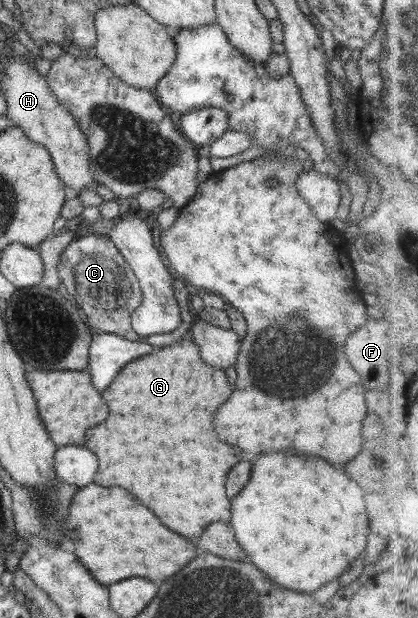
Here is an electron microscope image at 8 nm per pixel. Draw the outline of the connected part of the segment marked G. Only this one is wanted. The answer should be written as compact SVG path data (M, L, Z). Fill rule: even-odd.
M189 338L173 342L171 346L165 346L155 354L129 362L117 374L113 384L103 392L103 398L111 408L107 426L103 422L95 428L89 428L85 434L85 448L91 448L91 452L101 460L95 484L105 488L121 486L129 490L137 500L153 510L161 518L161 522L169 526L169 530L187 538L201 536L211 522L229 524L232 518L231 500L225 496L225 478L239 460L227 460L225 454L231 454L231 450L235 448L219 442L217 432L213 430L213 416L221 402L227 402L229 396L231 386L227 382L225 370L207 366L201 360L199 346Z

